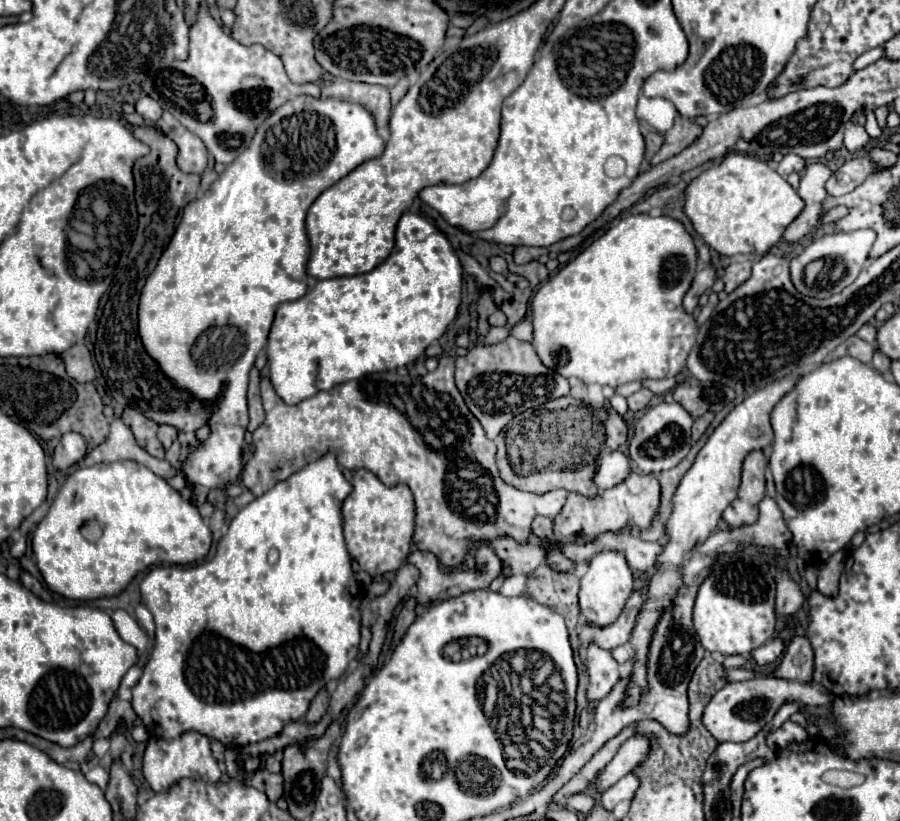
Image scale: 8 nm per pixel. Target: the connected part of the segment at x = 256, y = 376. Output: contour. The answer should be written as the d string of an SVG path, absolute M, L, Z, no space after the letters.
M252 368L250 372L250 384L248 384L248 412L250 412L250 432L254 432L264 422L264 408L260 402L260 372Z

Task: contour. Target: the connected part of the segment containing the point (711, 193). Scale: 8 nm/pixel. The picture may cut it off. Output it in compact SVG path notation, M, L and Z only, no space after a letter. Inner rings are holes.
M728 154L718 166L702 172L686 188L684 200L684 212L696 232L722 256L764 256L802 210L798 192L765 160L746 154Z

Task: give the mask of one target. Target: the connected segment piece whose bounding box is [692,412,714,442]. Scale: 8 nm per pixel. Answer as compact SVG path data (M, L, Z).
M706 412L704 416L700 416L700 418L694 422L694 428L692 428L692 440L694 440L694 442L706 432L706 428L710 426L712 420L714 420L714 412Z

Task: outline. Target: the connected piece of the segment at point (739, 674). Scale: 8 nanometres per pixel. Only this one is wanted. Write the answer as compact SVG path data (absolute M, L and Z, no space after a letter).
M730 668L726 672L726 678L730 682L736 682L736 680L752 680L752 676L764 676L762 672L754 672L750 668Z

